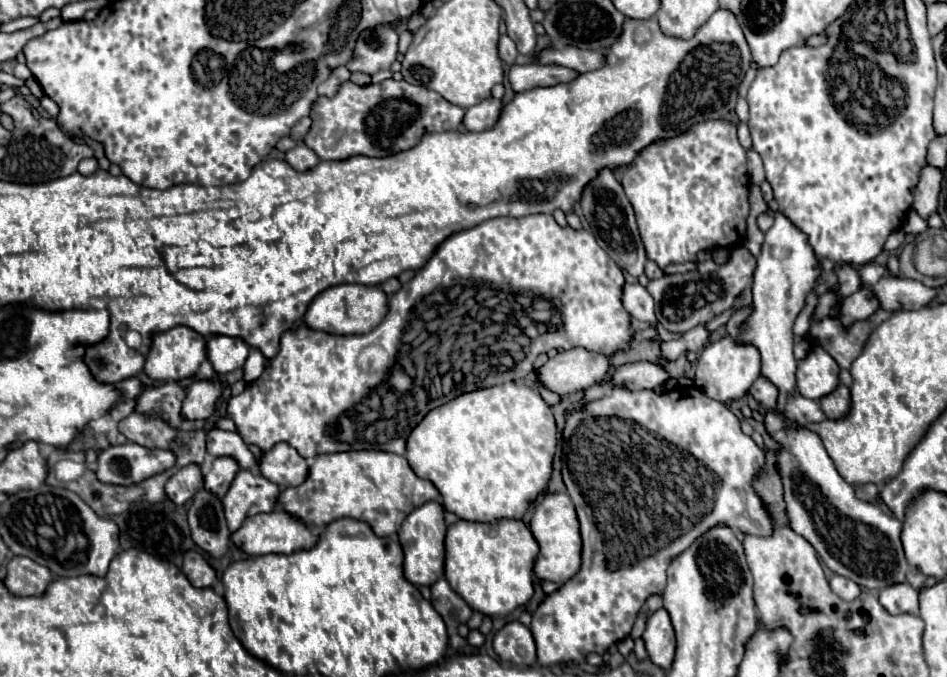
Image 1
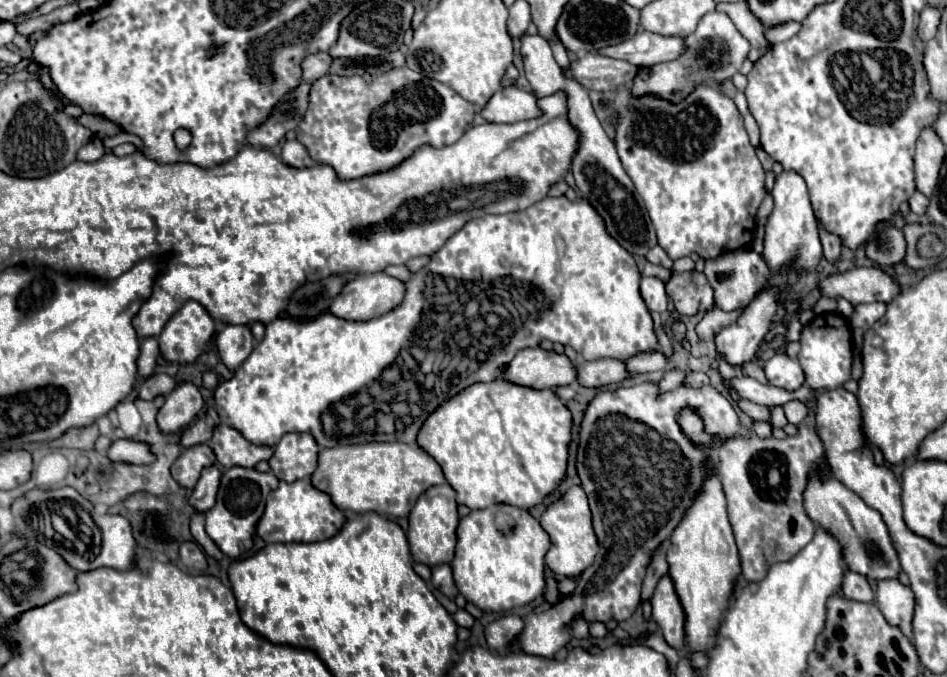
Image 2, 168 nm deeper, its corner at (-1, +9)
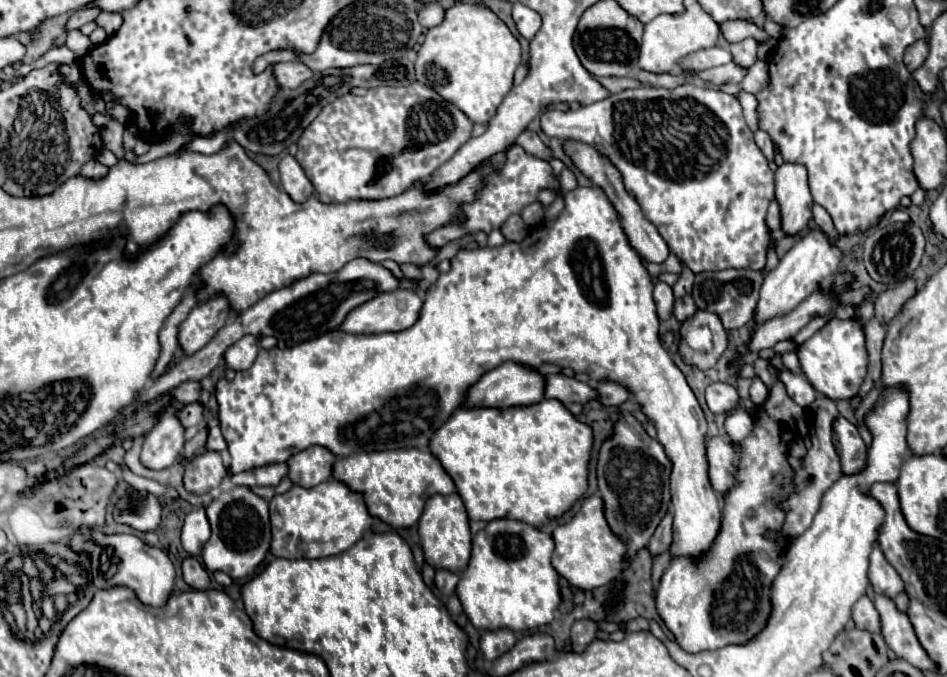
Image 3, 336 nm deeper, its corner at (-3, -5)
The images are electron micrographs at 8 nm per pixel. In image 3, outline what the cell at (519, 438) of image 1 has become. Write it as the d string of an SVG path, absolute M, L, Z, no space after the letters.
M541 400L531 406L513 408L457 408L433 434L429 450L453 478L471 520L513 518L539 528L563 516L587 490L593 428L579 422L561 402Z

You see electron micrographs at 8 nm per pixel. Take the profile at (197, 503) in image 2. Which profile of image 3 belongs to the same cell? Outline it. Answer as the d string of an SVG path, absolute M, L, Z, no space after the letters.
M197 508L197 512L189 512L185 516L183 528L181 528L181 544L189 556L199 558L205 542L209 540L211 528L205 516L203 508Z

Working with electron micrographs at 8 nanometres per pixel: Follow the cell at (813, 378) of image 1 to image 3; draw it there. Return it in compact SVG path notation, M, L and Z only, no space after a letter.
M855 318L829 320L821 330L817 330L807 342L799 346L799 362L803 374L809 378L809 382L817 392L825 394L831 400L851 398L859 390L869 362L863 324Z

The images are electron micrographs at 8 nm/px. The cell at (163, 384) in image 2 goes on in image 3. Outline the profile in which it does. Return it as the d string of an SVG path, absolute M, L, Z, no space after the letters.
M183 382L181 386L175 388L175 400L189 404L189 402L195 402L199 398L199 392L201 392L199 382Z

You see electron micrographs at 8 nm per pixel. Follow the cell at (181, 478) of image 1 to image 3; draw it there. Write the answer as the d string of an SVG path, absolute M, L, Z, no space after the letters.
M207 450L185 464L185 488L193 494L207 494L217 488L221 480L227 476L227 466L219 452Z

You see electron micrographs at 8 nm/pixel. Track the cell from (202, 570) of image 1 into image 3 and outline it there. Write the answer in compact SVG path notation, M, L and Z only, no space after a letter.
M189 556L183 562L183 580L193 588L193 590L207 590L209 588L209 574L203 568L203 564Z

